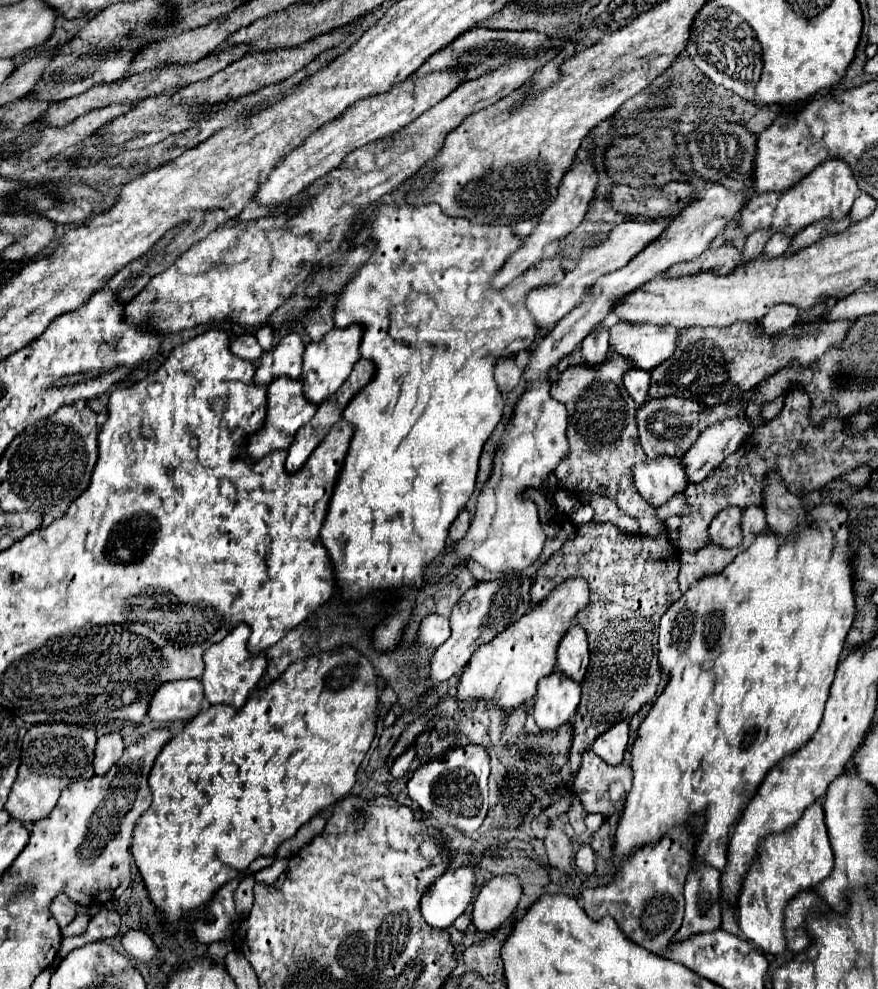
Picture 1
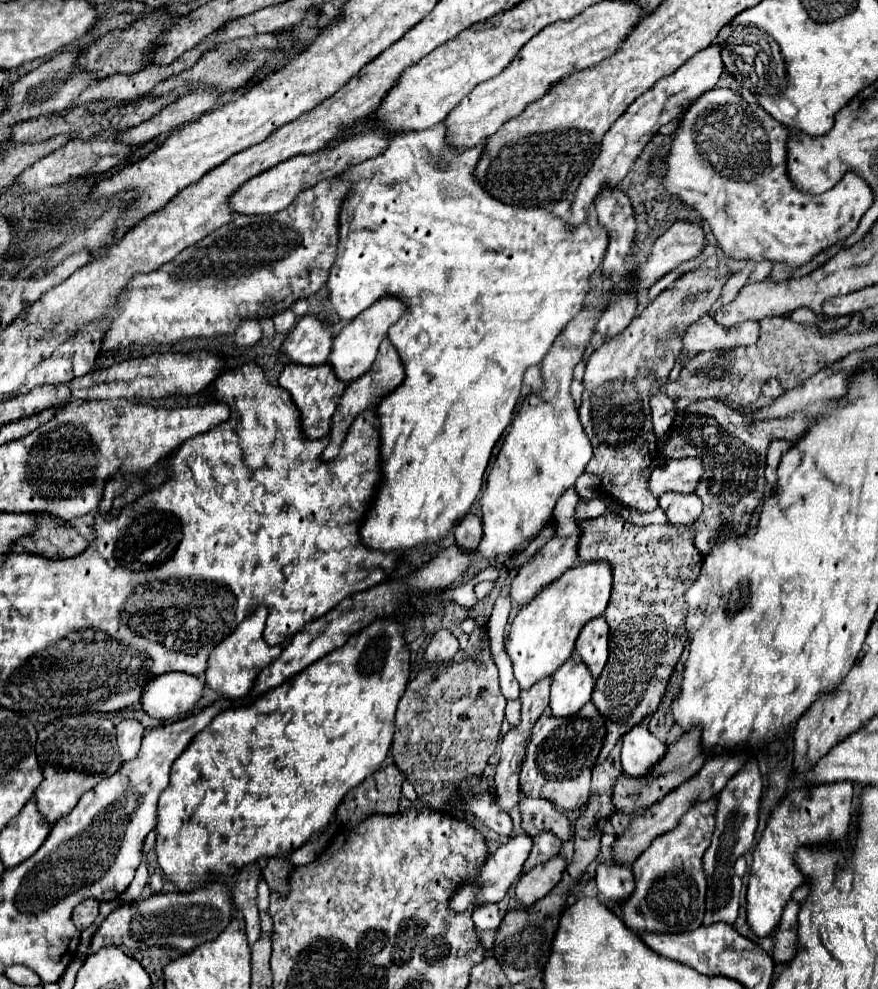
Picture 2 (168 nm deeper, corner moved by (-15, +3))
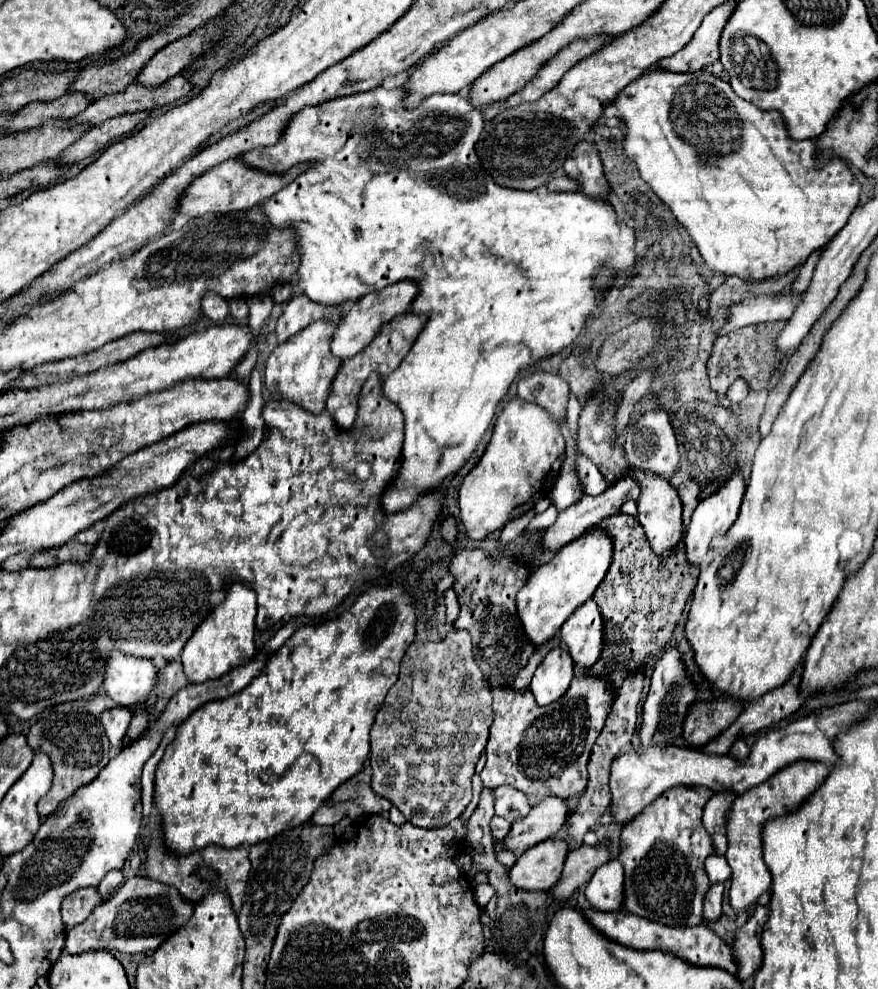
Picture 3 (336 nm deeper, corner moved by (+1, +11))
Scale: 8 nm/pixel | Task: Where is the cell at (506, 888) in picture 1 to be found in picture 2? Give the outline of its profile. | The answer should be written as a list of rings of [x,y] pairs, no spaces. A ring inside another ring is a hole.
[[[558,855],[542,865],[536,865],[532,871],[524,873],[516,885],[518,905],[528,907],[538,899],[542,899],[544,895],[548,895],[554,889],[554,885],[562,879],[564,869],[566,869],[566,861],[564,857]]]

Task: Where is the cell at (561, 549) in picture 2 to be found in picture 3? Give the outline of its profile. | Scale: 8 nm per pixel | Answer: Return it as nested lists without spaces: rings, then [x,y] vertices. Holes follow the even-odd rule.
[[[630,475],[620,477],[620,479],[618,479],[616,483],[612,483],[604,493],[600,493],[600,495],[596,495],[596,497],[584,495],[580,501],[576,501],[576,503],[570,505],[568,509],[560,511],[556,523],[554,523],[550,529],[546,529],[544,535],[542,535],[542,547],[544,547],[544,549],[550,549],[550,551],[562,549],[566,543],[570,543],[572,539],[580,537],[580,535],[582,535],[584,531],[588,531],[590,527],[598,525],[600,519],[606,519],[608,515],[616,515],[616,513],[620,511],[620,507],[622,507],[624,501],[628,501],[628,499],[637,501],[638,495],[640,495],[640,489],[636,487],[636,481],[630,479]]]

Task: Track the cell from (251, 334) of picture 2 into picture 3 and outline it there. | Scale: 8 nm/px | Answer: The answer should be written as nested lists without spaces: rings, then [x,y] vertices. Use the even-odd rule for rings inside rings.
[[[206,291],[202,297],[202,311],[208,319],[212,319],[214,323],[222,323],[228,317],[228,303],[224,299],[220,299],[218,293],[214,291]]]

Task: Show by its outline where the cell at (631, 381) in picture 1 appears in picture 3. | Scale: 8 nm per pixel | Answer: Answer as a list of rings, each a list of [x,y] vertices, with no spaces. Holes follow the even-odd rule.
[[[666,411],[644,413],[634,423],[634,427],[626,429],[624,451],[626,451],[626,459],[628,459],[632,469],[650,471],[654,475],[660,475],[662,479],[670,479],[670,475],[678,473],[680,453],[678,453],[678,441],[674,437],[674,429],[672,429],[672,423],[670,423],[670,413],[666,413]]]

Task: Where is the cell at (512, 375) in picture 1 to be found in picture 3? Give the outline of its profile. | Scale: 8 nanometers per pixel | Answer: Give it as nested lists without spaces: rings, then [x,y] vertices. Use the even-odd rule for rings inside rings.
[[[528,373],[518,383],[518,395],[524,401],[540,405],[556,423],[560,423],[566,417],[570,385],[560,375]]]

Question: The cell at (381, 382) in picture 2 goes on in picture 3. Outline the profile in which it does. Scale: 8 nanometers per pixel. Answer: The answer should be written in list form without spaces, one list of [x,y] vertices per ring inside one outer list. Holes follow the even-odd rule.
[[[408,311],[408,313],[404,313],[404,315],[396,317],[396,319],[392,319],[388,325],[382,327],[382,331],[376,335],[376,339],[374,339],[370,345],[366,345],[358,355],[350,357],[350,359],[346,359],[346,361],[342,363],[342,367],[340,367],[340,371],[338,371],[338,375],[336,375],[336,379],[334,379],[334,383],[332,383],[332,393],[330,393],[328,401],[326,401],[328,413],[336,419],[336,423],[338,423],[342,429],[350,429],[350,427],[354,425],[356,411],[358,411],[358,405],[356,405],[358,393],[360,393],[364,381],[368,379],[368,375],[370,375],[372,371],[380,371],[382,377],[388,377],[388,375],[400,365],[400,361],[406,357],[406,351],[408,351],[408,349],[412,347],[412,343],[416,341],[418,333],[420,333],[422,327],[426,325],[426,319],[428,319],[428,315],[420,315],[420,313],[414,315],[412,311]]]

